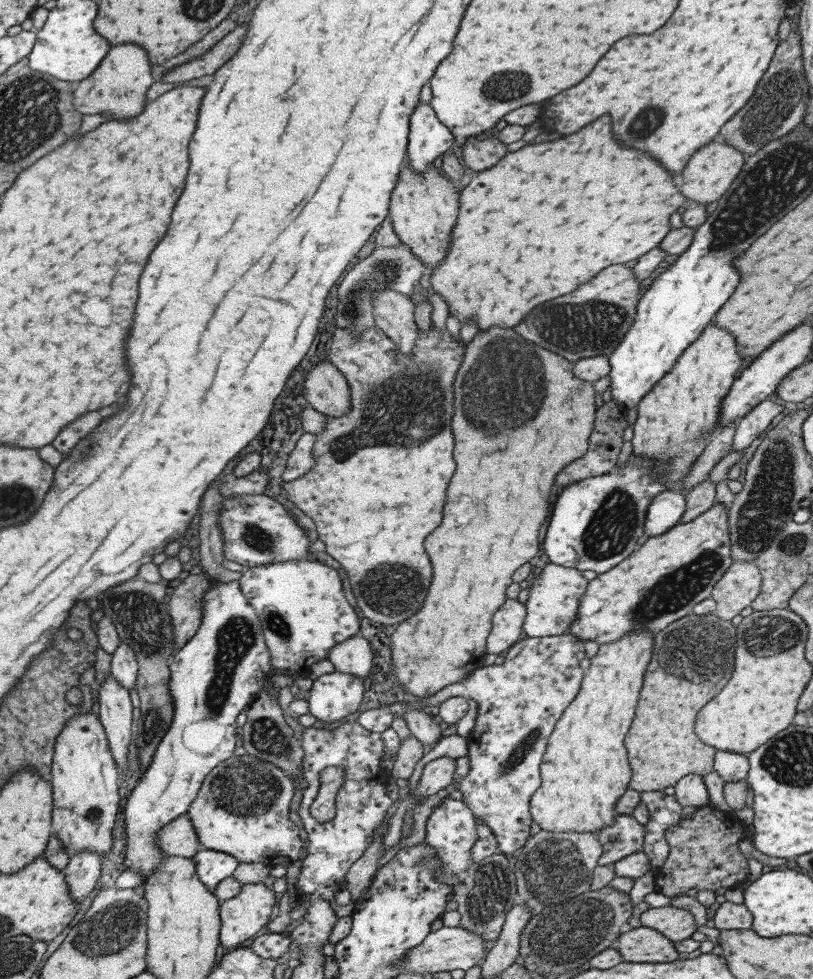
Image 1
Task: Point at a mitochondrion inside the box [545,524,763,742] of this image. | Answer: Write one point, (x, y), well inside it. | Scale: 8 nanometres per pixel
(684, 656)

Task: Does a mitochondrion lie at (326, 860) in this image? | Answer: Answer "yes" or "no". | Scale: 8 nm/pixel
no

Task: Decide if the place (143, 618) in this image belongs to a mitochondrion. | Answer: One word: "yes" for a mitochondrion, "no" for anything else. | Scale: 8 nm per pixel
yes

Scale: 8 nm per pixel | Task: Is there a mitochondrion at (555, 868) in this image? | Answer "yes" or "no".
yes

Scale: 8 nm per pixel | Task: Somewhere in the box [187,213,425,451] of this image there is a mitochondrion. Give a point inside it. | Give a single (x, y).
(383, 272)

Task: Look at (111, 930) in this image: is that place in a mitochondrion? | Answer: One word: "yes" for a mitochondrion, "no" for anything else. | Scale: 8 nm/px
yes

